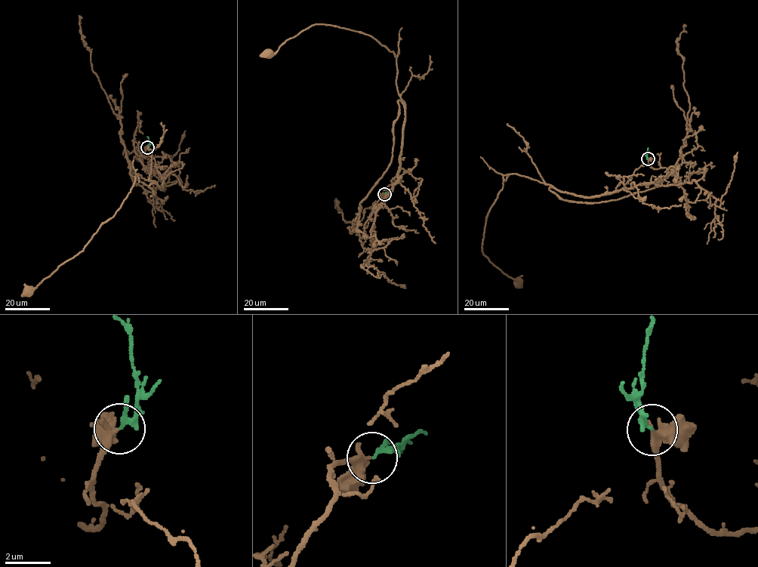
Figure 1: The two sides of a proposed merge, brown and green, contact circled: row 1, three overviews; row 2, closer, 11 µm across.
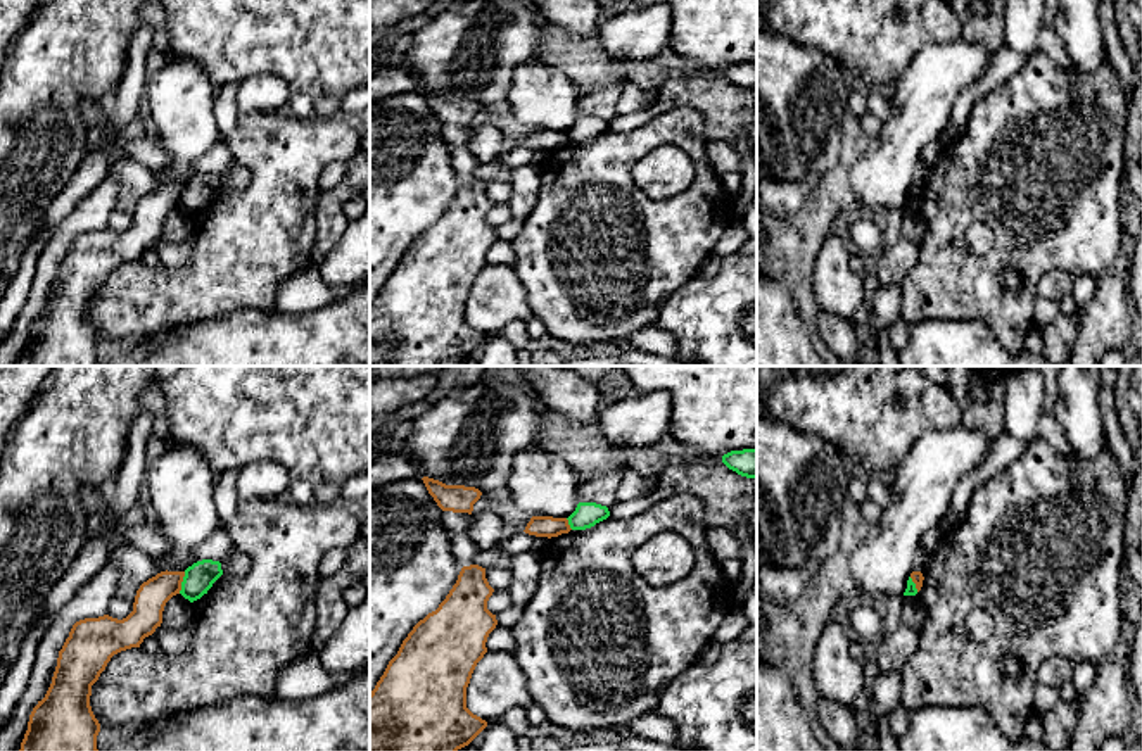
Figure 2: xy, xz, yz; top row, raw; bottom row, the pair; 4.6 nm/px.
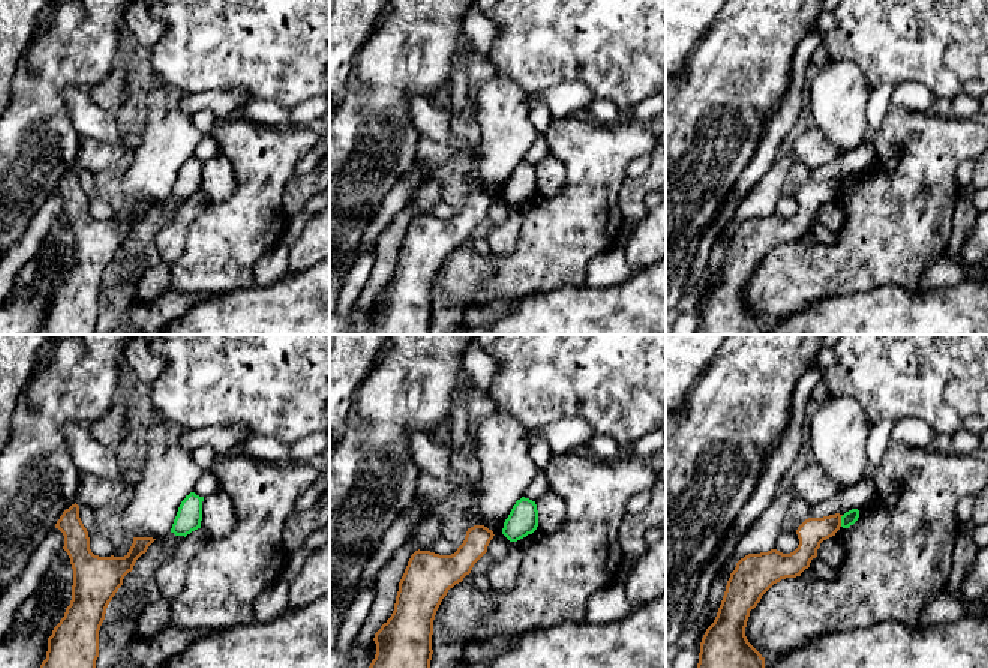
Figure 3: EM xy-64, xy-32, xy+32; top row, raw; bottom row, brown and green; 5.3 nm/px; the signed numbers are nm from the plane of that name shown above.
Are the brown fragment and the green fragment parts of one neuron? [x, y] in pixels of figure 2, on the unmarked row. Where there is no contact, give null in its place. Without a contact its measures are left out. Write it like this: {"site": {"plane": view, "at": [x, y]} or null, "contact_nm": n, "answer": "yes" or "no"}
{"site": {"plane": "xy", "at": [180, 195]}, "contact_nm": 110, "answer": "no"}

